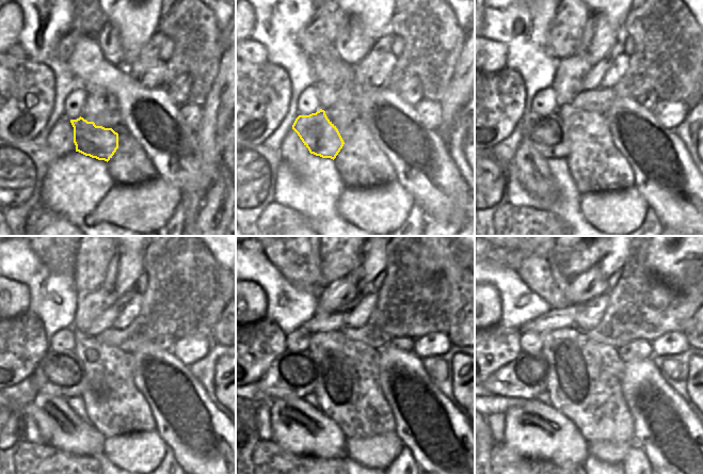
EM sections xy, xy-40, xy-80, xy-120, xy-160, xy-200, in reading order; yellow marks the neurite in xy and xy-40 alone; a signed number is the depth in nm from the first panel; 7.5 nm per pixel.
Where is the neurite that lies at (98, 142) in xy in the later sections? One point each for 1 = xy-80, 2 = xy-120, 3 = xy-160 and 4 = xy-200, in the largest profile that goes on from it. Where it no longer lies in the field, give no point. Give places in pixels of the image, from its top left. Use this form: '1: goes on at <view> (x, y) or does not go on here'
1: goes on at xy-80 (550, 141)
2: goes on at xy-120 (56, 374)
3: goes on at xy-160 (291, 374)
4: goes on at xy-200 (525, 377)

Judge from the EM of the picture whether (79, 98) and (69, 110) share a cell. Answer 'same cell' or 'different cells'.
same cell

